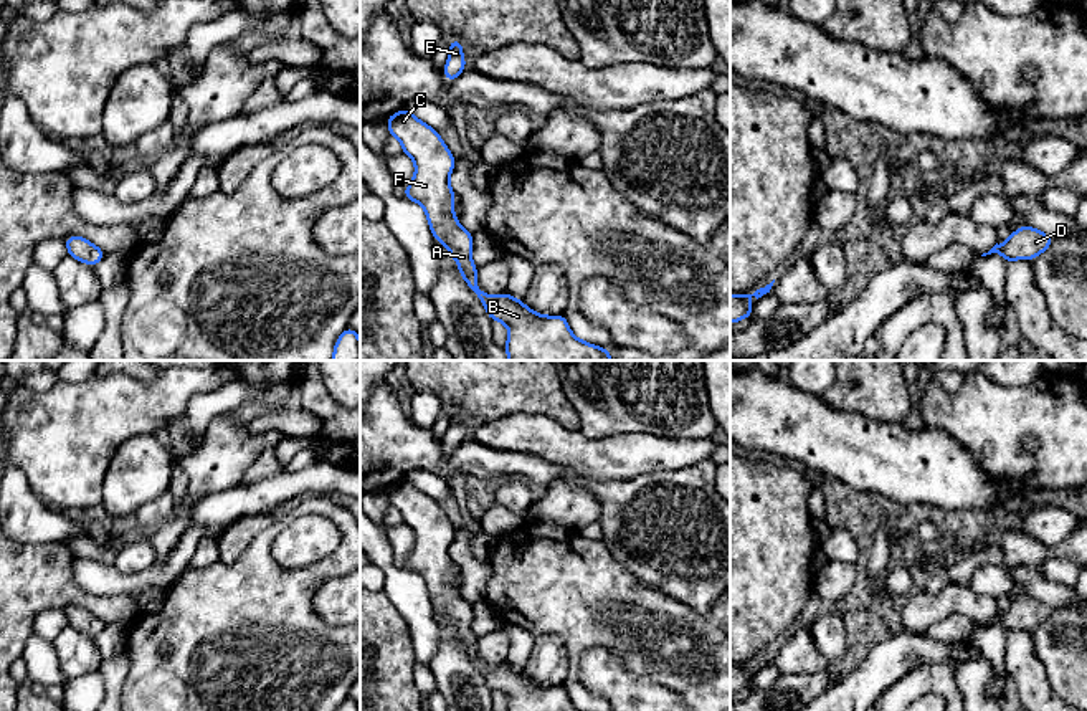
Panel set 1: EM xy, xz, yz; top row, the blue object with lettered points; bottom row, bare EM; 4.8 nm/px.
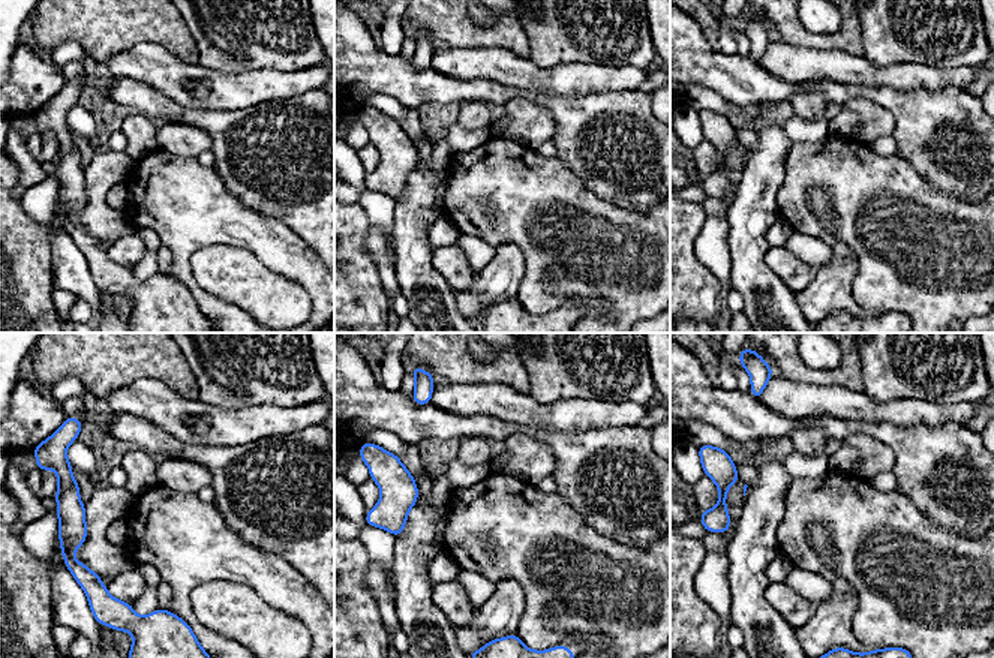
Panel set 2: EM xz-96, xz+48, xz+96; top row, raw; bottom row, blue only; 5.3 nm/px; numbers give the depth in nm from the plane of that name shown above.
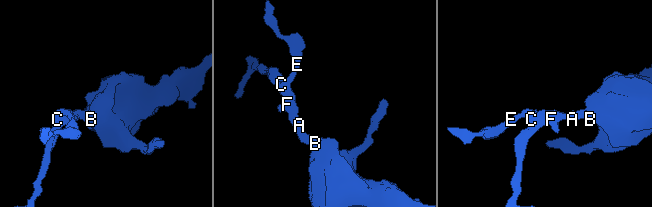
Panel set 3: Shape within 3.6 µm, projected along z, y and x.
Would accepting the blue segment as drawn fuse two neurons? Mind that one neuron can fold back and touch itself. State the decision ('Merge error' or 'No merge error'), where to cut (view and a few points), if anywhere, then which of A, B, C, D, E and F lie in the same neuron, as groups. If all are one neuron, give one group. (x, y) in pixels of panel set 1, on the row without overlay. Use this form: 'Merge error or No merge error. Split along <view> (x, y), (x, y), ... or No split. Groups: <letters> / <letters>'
No merge error. No split. Groups: A B C D E F

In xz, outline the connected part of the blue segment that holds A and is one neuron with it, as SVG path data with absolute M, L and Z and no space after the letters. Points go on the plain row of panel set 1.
M406 480L392 484L385 493L390 506L401 513L403 524L410 526L416 537L403 569L423 577L433 607L453 625L461 647L481 670L487 686L507 696L507 711L580 711L570 701L563 685L537 685L509 663L489 666L479 660L477 637L471 630L472 604L464 600L454 587L456 564L449 556L449 546L456 529L438 501Z

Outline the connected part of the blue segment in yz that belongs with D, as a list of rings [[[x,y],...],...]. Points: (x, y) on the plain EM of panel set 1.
[[[1023,595],[1014,604],[1011,604],[1001,617],[996,613],[988,623],[983,623],[981,627],[1001,623],[1006,633],[1013,630],[1032,632],[1052,613],[1054,610],[1044,602]]]

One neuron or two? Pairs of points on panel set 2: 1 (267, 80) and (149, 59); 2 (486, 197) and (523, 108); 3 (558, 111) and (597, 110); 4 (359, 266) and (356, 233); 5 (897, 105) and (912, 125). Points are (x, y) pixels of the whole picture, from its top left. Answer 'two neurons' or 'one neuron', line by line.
1: one neuron
2: two neurons
3: one neuron
4: one neuron
5: one neuron

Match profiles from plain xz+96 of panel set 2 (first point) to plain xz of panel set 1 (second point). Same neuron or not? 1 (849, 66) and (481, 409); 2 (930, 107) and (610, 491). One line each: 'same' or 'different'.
1: different
2: same

